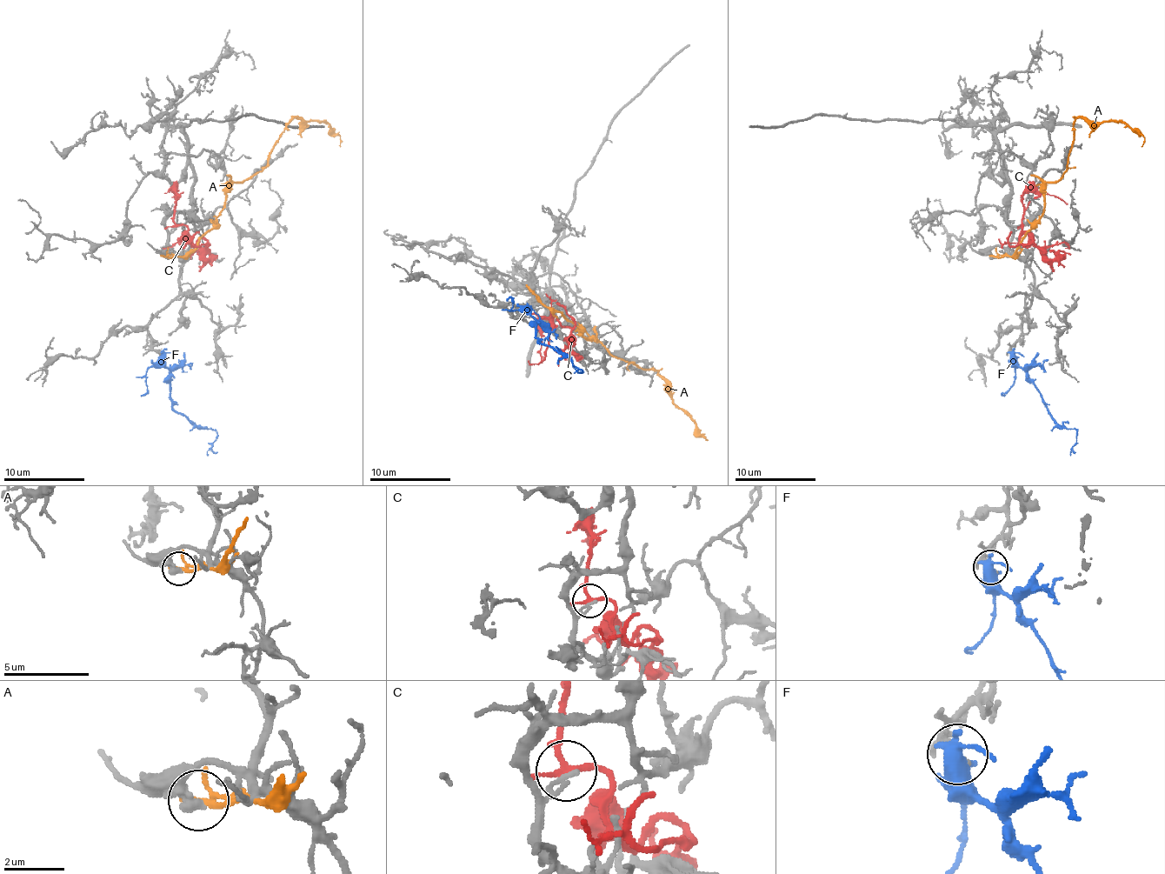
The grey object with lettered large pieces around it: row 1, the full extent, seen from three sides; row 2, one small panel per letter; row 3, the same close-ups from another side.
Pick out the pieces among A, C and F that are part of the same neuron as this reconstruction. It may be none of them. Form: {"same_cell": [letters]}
{"same_cell": ["F"]}

